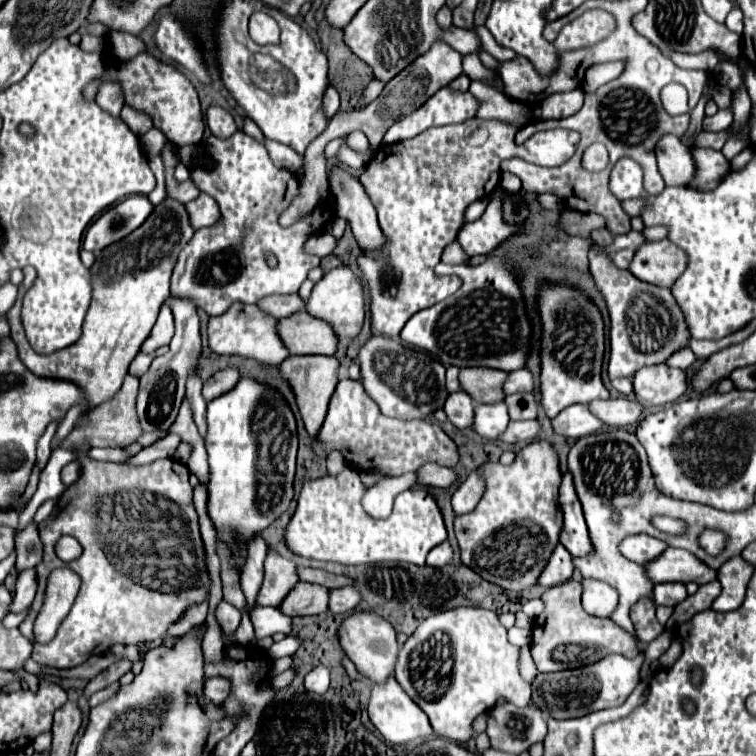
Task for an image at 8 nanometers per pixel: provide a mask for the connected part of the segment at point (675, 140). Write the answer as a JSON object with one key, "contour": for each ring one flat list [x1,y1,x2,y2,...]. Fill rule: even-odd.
{"contour":[[663,135,655,145,659,173,667,187,687,185,695,175,695,161,691,149,675,135]]}

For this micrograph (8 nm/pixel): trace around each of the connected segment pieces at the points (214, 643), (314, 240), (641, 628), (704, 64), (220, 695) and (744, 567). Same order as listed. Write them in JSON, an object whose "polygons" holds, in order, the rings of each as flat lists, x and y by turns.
{"polygons":[[[207,615,205,623,213,623,213,627,207,627,205,641,203,641,203,653,205,661,221,661,221,649,223,649,223,639,221,639,221,627,215,617]],[[319,231,319,235,311,235,307,241,305,241,305,251,311,253,311,255,317,255,317,257,325,257,329,253,333,253,335,249,335,243,337,239,333,235,329,235,327,231]],[[643,599,641,603,637,603,631,611,631,619,635,625,635,633,639,637,639,641,645,645,649,641,659,637,663,633,663,625,655,619,655,603,649,599]],[[673,51,669,57,673,59,675,65,685,67,685,69,705,69,705,71,711,71,719,63,719,57,715,55,715,51,703,51,699,55,685,55,685,53]],[[209,677,205,683,205,695,213,703,221,703,229,697,231,691,231,681,227,677]],[[741,555,727,559,719,569,719,581,723,585,721,595,713,601,715,611,733,611,745,599,745,589,755,573,755,565,745,561]]]}

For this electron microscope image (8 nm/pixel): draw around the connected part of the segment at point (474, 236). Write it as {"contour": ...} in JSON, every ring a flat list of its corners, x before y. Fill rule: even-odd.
{"contour":[[493,193,489,197,489,205,481,219,477,219,471,225,465,225,459,231,459,243,463,251,473,257,473,255,489,255,493,253,503,241,509,237,517,235,523,231,523,225,507,225,503,221,503,199,501,193]]}

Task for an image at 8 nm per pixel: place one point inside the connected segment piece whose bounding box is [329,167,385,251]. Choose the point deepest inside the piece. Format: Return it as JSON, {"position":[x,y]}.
{"position":[353,203]}

